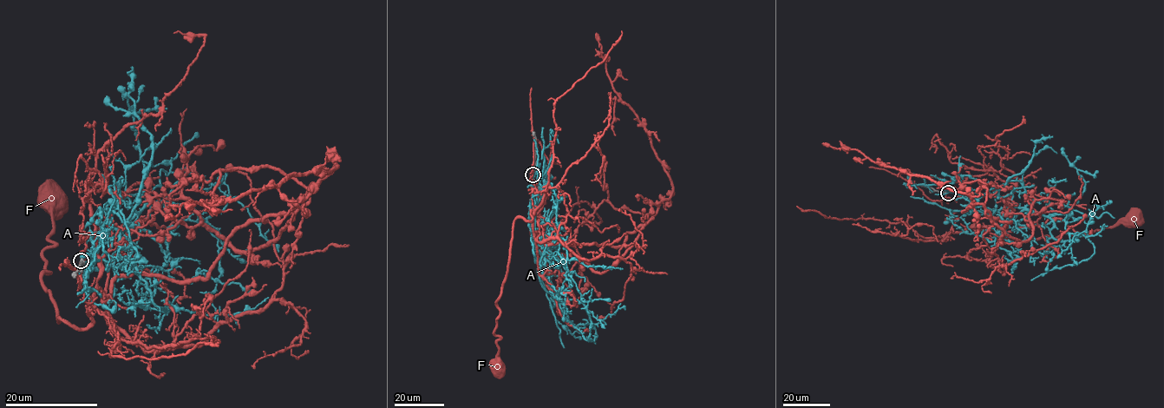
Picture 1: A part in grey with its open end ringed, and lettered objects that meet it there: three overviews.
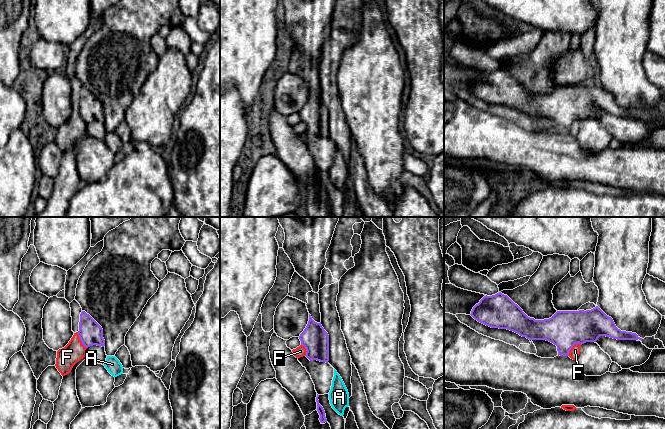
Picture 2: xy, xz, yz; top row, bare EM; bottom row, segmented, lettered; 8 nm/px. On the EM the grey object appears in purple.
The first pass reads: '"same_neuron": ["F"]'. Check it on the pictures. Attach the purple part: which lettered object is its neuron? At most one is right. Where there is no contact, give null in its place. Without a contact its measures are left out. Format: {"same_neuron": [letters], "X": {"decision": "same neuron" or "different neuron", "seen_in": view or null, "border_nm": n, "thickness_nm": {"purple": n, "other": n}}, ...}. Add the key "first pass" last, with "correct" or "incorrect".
{"same_neuron": [], "A": {"decision": "different neuron", "seen_in": null}, "F": {"decision": "different neuron", "seen_in": "yz", "border_nm": 150, "thickness_nm": {"purple": 300, "other": 80}}, "first pass": "incorrect"}

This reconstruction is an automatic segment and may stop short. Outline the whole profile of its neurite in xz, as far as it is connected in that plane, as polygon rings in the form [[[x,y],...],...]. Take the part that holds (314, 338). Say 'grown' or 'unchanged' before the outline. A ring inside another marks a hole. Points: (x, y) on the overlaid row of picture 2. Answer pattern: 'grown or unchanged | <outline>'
unchanged | [[[309,314],[309,321],[300,334],[301,345],[306,348],[306,357],[312,361],[329,361],[329,335],[320,323],[315,322]]]

